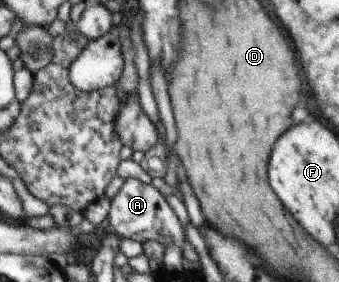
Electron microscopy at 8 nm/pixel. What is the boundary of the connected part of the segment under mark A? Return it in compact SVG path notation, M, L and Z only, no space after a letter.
M137 178L126 179L110 202L110 211L107 216L110 229L114 230L121 238L132 239L141 244L156 241L165 244L165 246L177 245L182 250L185 240L188 239L177 212L171 208L169 203L155 186L145 184Z

